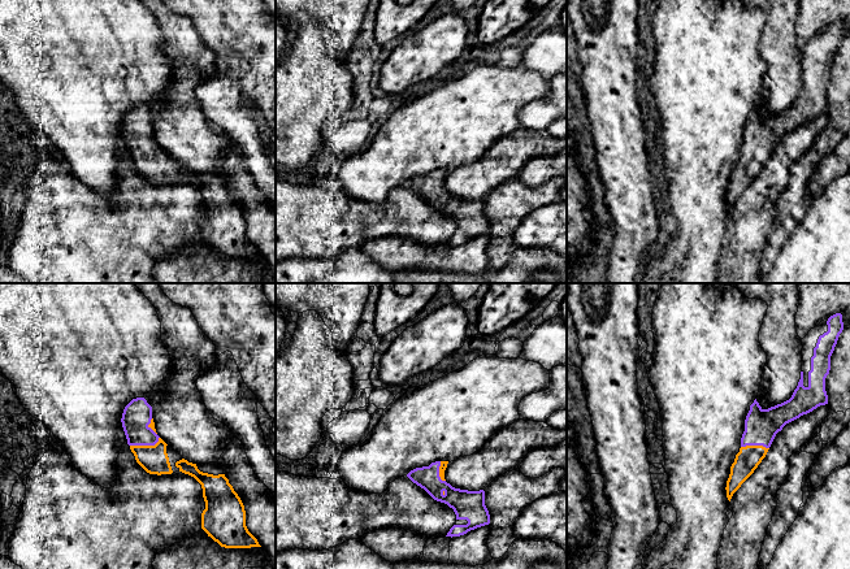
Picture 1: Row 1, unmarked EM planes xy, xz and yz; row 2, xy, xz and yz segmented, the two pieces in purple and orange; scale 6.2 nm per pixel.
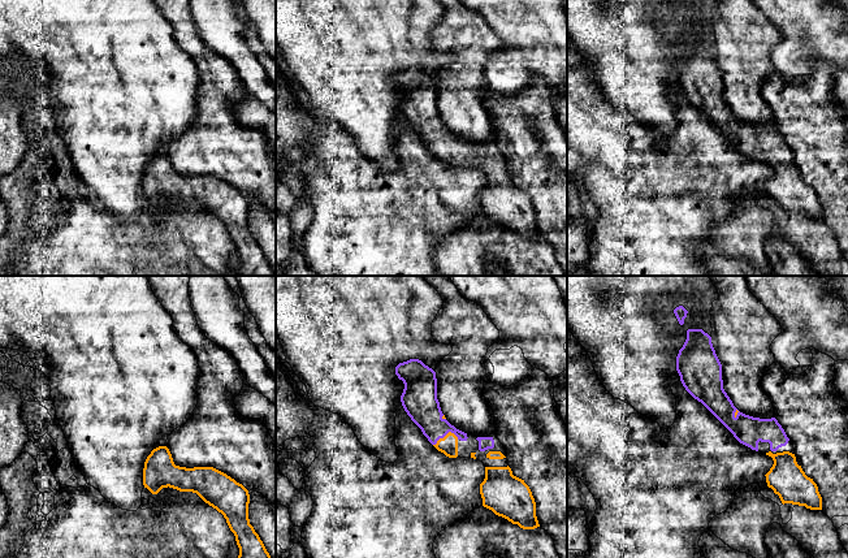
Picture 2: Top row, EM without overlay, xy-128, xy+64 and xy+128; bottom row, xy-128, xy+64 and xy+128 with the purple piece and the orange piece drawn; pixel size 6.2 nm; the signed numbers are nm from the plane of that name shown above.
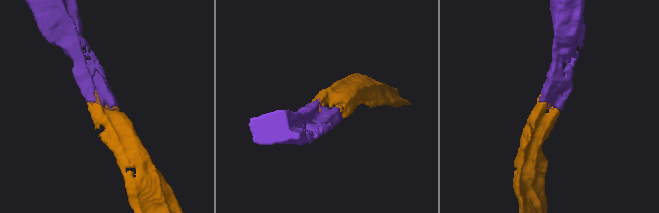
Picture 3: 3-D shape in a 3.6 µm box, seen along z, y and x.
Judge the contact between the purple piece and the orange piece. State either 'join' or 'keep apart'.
join

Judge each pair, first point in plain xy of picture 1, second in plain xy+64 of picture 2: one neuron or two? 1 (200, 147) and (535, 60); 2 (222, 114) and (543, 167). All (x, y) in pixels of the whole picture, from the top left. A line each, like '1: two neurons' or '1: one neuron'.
1: two neurons
2: two neurons

